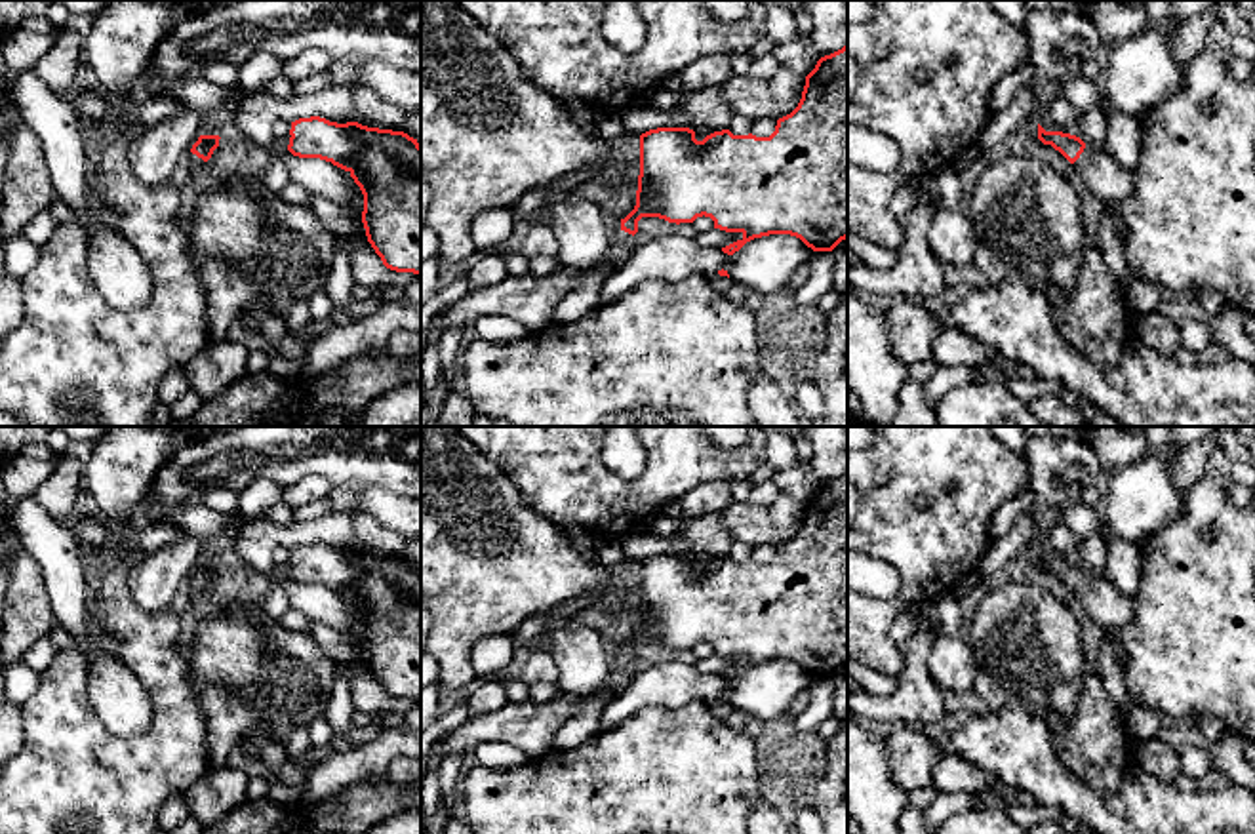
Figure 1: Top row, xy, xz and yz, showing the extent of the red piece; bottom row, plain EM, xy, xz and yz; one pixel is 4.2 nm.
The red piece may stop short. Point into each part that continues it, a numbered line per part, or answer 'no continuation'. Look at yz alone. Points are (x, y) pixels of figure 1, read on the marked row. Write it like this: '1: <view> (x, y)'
1: yz (1107, 179)

